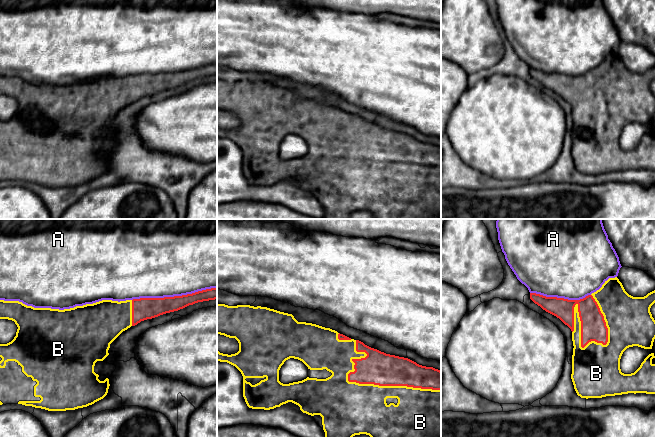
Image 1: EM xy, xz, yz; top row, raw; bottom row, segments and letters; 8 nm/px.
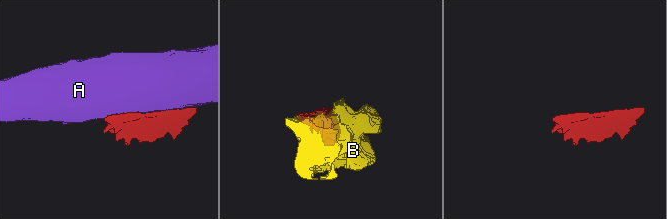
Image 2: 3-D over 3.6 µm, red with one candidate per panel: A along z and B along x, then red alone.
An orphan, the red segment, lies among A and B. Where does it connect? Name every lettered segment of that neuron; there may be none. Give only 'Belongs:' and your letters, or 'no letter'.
Belongs: B

